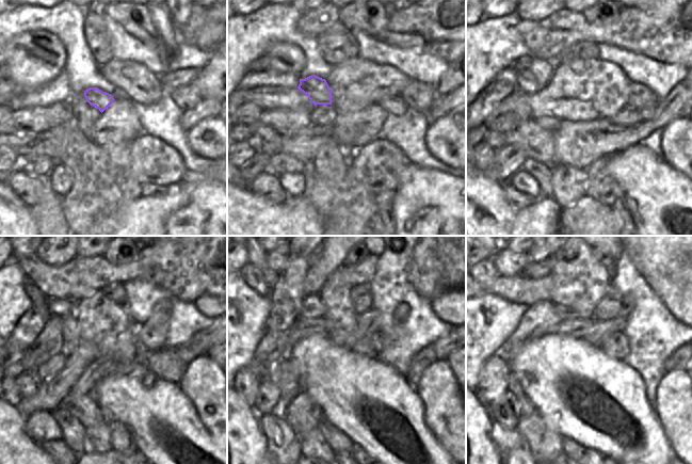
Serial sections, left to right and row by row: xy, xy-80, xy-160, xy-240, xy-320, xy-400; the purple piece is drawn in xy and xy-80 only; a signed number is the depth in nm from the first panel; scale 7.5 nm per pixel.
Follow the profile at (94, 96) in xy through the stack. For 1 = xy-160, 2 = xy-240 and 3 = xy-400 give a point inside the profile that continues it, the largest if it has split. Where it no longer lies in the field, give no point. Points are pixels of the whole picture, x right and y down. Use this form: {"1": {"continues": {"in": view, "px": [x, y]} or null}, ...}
{"1": {"continues": {"in": "xy-160", "px": [526, 82]}}, "2": {"continues": {"in": "xy-240", "px": [39, 303]}}, "3": {"continues": {"in": "xy-400", "px": [487, 272]}}}

